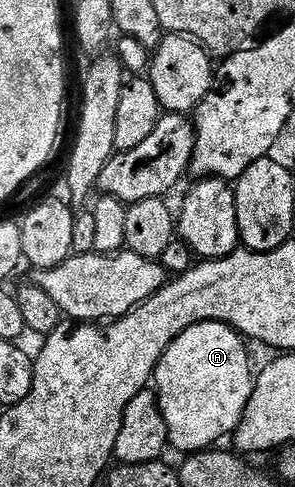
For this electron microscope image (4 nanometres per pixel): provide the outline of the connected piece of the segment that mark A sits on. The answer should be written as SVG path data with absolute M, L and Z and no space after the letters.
M204 322L187 328L167 348L167 352L159 360L155 375L157 398L161 401L167 424L172 449L184 452L200 452L216 447L220 438L228 439L241 423L243 412L253 396L255 369L249 359L246 339L238 334L232 326L222 322Z

